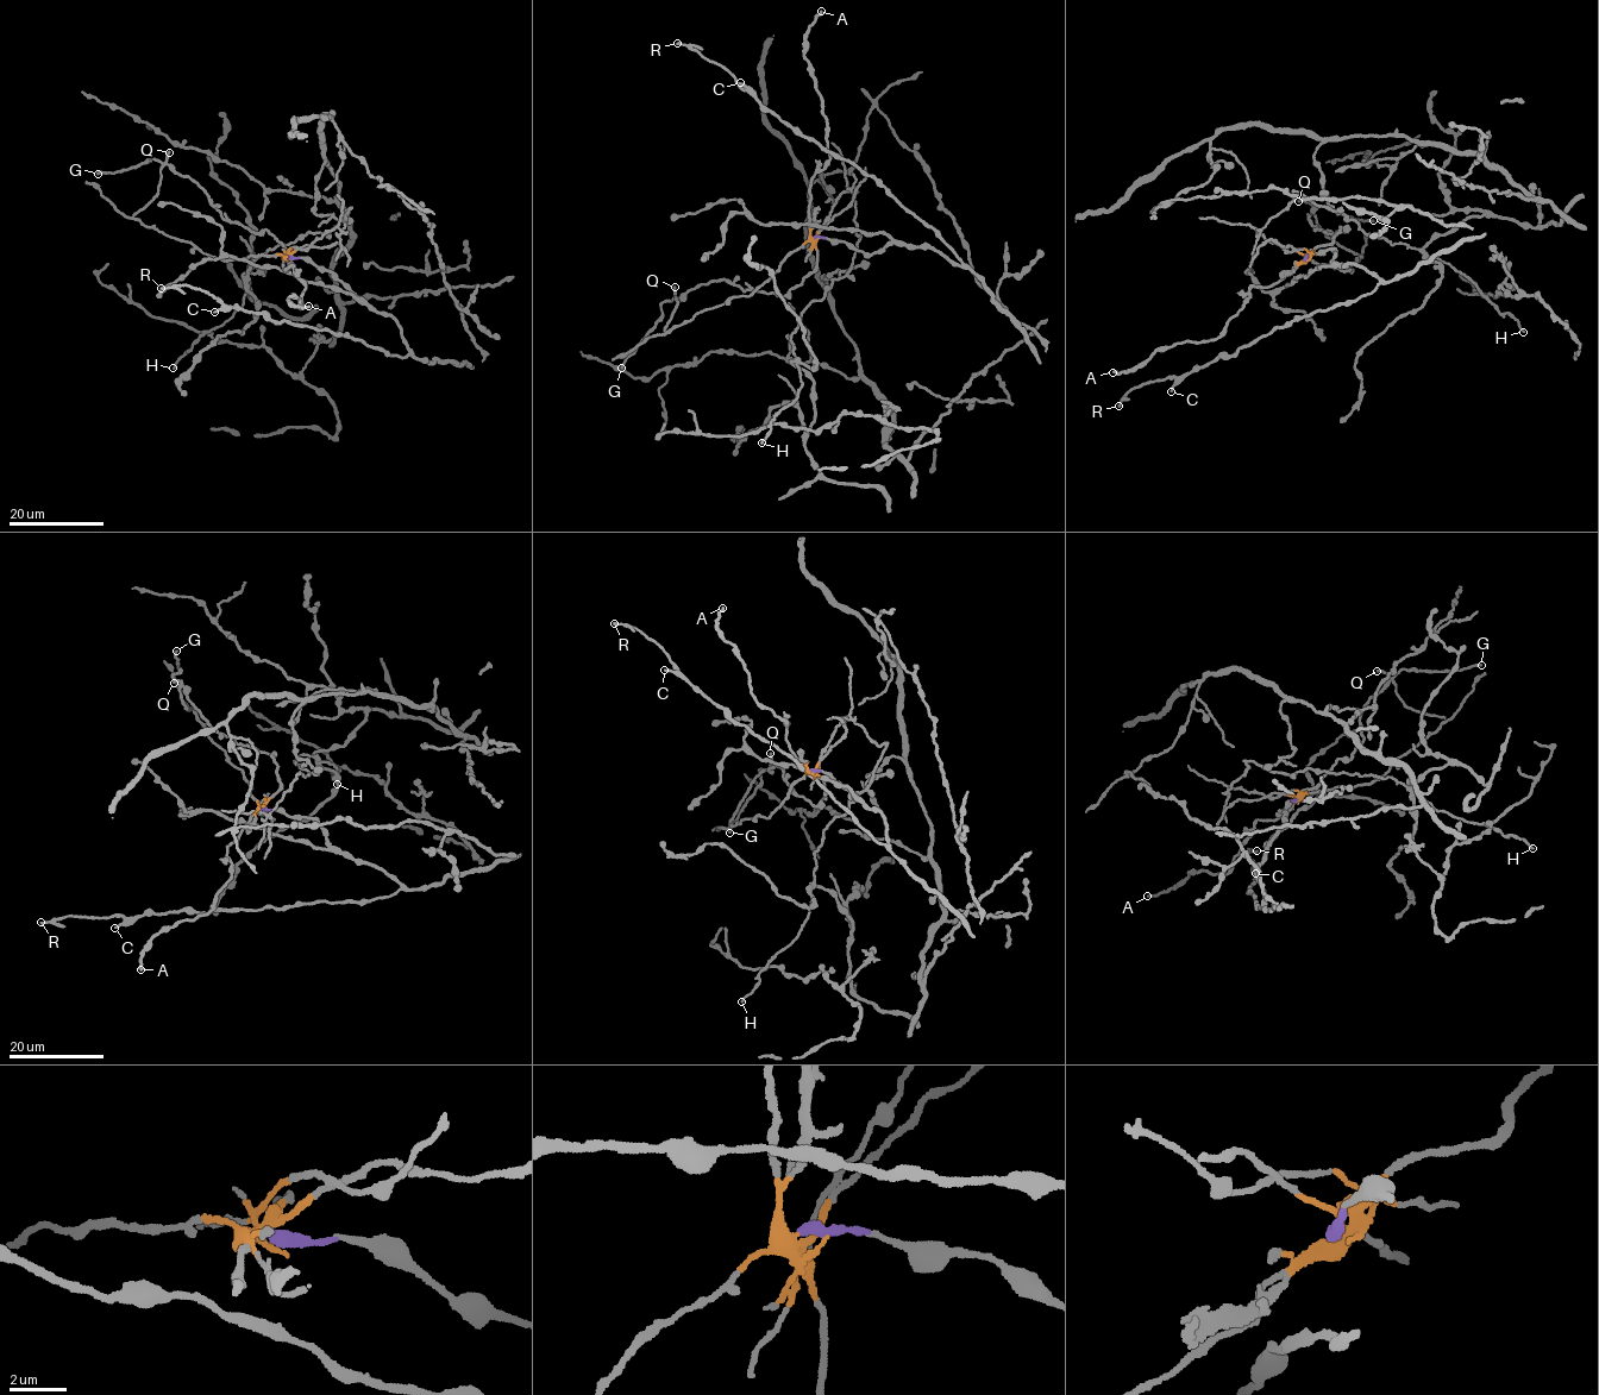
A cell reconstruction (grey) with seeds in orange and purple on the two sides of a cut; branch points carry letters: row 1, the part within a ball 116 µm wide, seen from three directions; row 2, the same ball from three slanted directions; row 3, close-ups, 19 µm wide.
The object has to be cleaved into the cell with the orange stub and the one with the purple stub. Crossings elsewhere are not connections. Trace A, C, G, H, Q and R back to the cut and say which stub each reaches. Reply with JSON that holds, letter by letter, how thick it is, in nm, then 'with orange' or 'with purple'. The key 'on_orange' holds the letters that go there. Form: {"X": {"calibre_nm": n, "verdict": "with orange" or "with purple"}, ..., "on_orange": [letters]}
{"A": {"calibre_nm": 220, "verdict": "with orange"}, "C": {"calibre_nm": 200, "verdict": "with purple"}, "G": {"calibre_nm": 200, "verdict": "with orange"}, "H": {"calibre_nm": 160, "verdict": "with orange"}, "Q": {"calibre_nm": 240, "verdict": "with orange"}, "R": {"calibre_nm": 200, "verdict": "with purple"}, "on_orange": ["A", "G", "H", "Q"]}

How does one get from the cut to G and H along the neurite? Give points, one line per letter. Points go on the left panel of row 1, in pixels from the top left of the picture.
G: (287, 256), (292, 251), (268, 232), (226, 220), (195, 182), (169, 164), (151, 157), (118, 173), (98, 173)
H: (287, 256), (326, 231), (342, 231), (350, 208), (330, 232), (309, 232), (250, 261), (242, 305), (173, 368)

